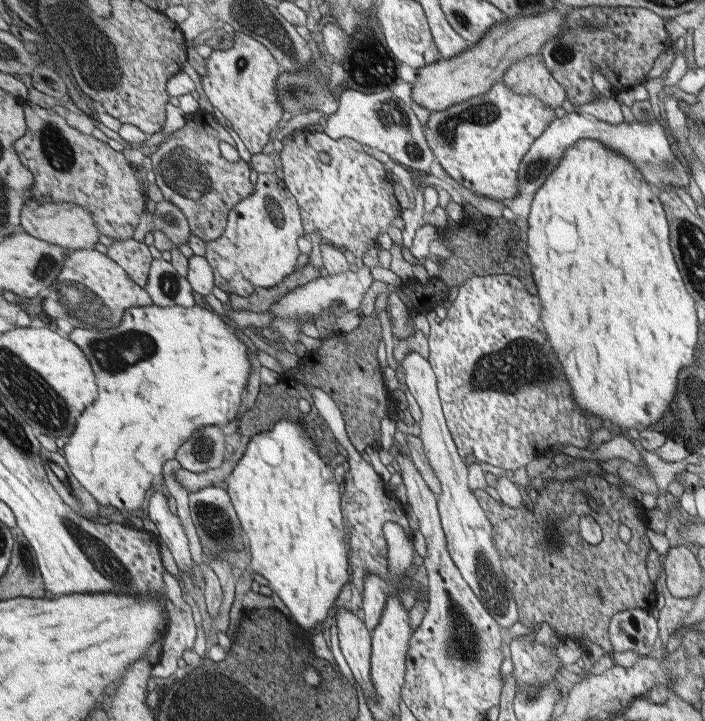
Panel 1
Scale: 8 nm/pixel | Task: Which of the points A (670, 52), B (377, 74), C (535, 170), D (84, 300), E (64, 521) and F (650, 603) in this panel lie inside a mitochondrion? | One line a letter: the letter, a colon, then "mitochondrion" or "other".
A: other
B: mitochondrion
C: mitochondrion
D: mitochondrion
E: mitochondrion
F: other

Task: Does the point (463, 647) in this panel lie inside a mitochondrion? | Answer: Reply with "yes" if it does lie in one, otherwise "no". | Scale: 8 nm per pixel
yes

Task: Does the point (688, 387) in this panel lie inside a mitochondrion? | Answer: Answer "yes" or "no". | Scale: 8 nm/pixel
no

